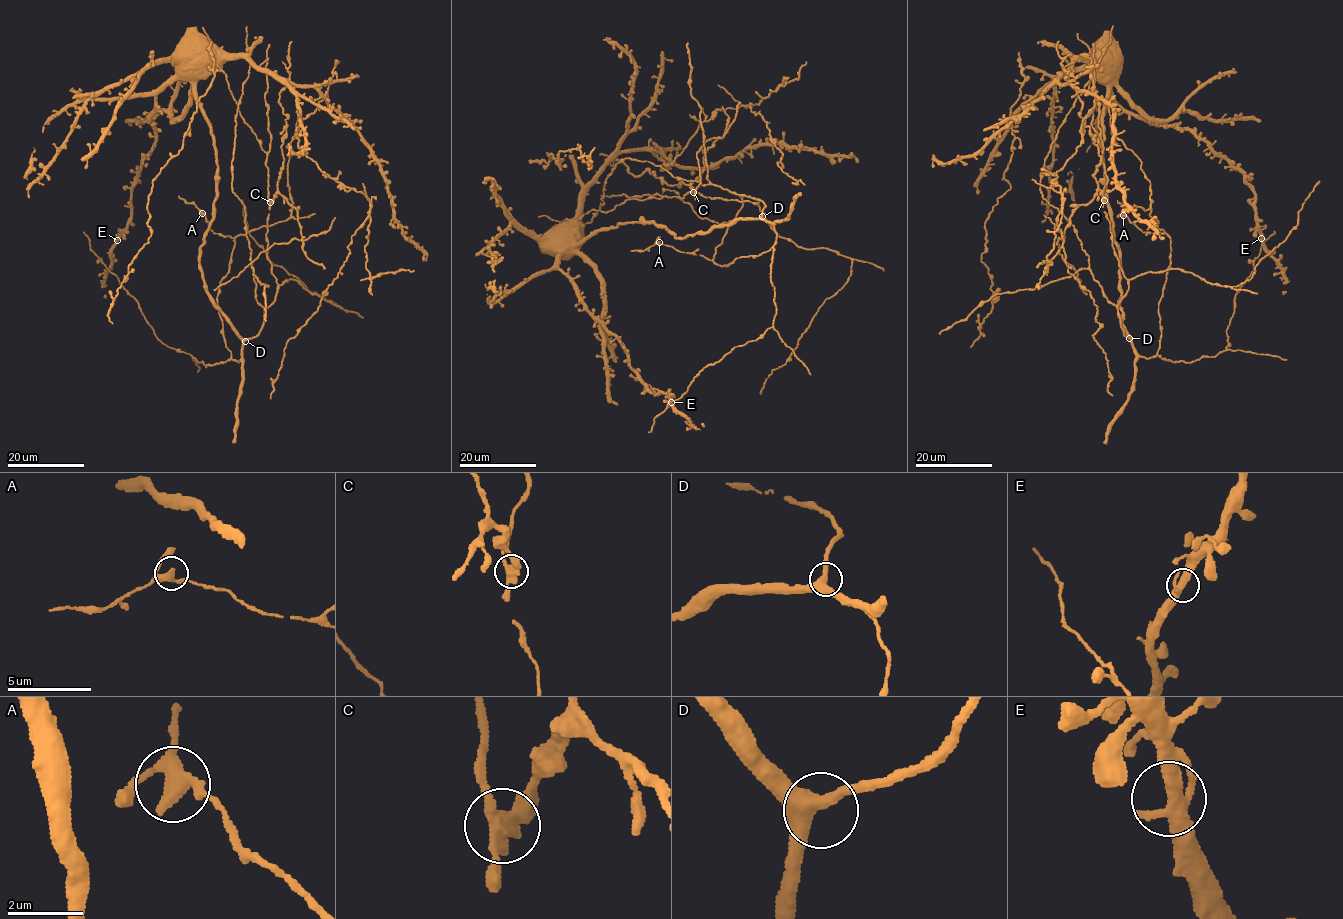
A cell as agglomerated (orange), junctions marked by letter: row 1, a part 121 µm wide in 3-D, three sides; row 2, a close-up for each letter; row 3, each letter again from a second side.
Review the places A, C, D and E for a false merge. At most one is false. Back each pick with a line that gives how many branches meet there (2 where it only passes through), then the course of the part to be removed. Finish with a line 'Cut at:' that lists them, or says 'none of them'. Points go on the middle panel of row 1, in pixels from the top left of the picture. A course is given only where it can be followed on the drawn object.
C: branches 3
Cut at: C

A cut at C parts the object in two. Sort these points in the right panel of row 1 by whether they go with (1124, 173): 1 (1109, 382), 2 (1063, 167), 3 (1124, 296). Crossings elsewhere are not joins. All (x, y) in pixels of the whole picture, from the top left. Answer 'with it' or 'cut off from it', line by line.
1: cut off from it
2: cut off from it
3: with it

